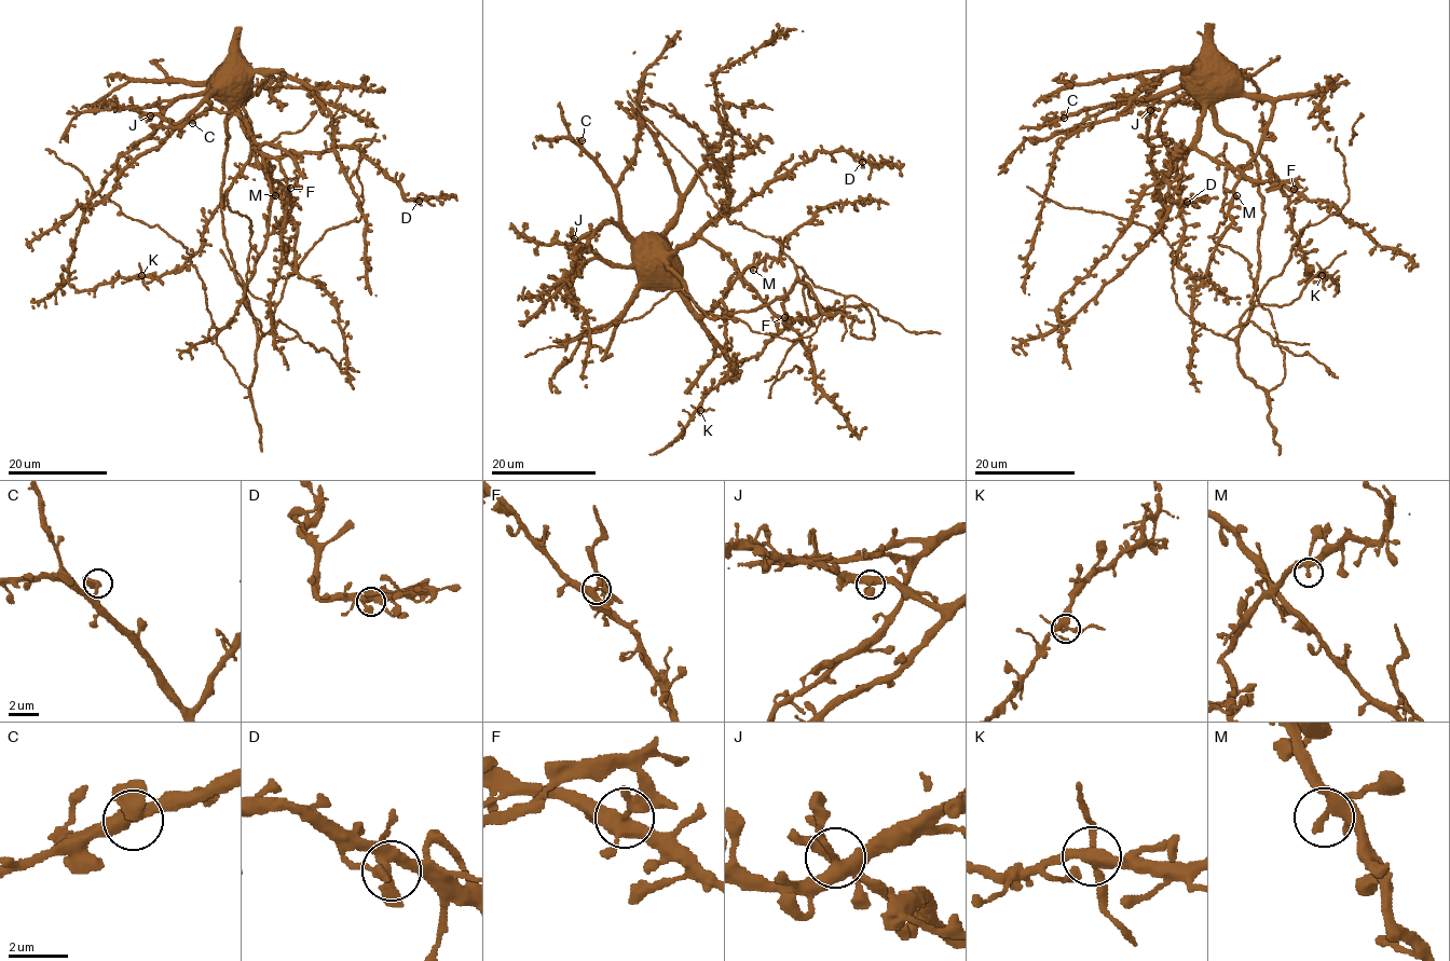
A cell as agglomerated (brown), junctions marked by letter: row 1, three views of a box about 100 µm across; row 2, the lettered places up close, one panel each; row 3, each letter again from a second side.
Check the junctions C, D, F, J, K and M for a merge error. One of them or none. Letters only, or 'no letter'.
F

